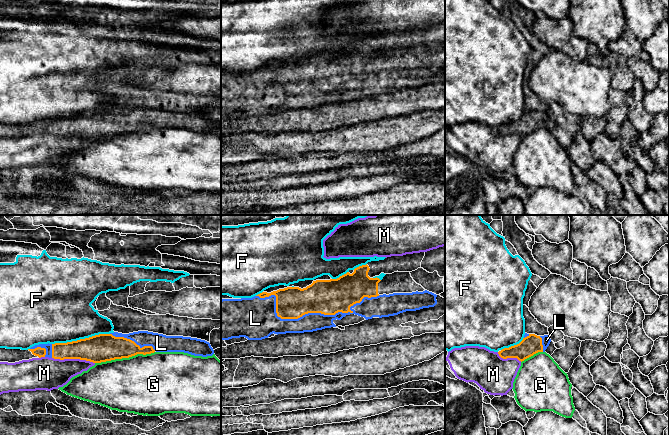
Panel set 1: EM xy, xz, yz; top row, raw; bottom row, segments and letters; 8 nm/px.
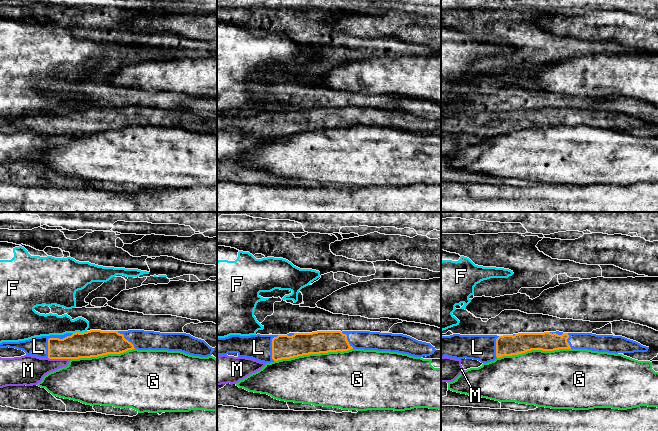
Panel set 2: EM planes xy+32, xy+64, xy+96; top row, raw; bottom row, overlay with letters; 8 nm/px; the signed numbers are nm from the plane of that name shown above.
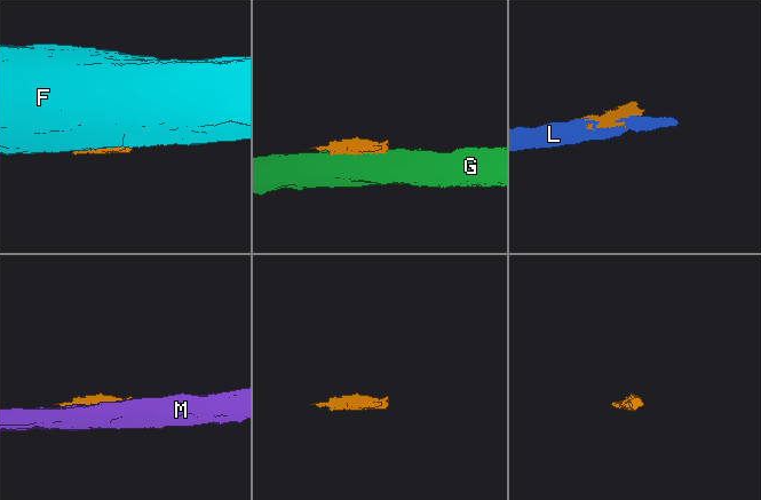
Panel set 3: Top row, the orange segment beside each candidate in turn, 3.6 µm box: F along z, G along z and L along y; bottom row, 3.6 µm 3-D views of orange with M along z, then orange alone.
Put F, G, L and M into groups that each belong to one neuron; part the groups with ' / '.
F / G / L / M

